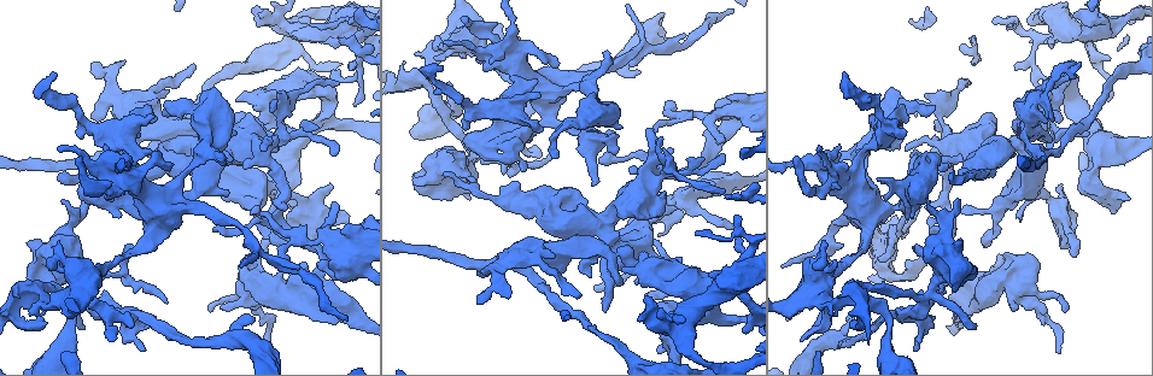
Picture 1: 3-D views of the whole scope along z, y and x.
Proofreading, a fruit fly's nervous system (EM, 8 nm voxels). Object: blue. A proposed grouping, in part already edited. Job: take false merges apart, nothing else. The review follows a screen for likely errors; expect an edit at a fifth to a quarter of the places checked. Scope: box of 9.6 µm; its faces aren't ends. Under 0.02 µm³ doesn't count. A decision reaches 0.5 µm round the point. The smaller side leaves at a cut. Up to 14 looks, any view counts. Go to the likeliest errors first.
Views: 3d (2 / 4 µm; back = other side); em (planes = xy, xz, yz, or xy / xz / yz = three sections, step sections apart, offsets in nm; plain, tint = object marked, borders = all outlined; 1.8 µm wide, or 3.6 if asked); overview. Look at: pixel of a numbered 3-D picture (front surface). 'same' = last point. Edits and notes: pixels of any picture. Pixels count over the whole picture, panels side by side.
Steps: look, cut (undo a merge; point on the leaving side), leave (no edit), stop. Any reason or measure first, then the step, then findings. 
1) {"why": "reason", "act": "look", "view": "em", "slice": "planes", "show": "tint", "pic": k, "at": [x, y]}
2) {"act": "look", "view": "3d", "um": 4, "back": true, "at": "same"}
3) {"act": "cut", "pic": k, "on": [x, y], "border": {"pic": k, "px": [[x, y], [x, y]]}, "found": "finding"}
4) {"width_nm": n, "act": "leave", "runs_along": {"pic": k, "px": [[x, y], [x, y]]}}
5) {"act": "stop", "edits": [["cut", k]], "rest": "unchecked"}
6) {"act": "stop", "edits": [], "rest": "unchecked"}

{"why": "sharp bend", "act": "look", "view": "3d", "um": 4, "back": true, "pic": 1, "at": [343, 30]}

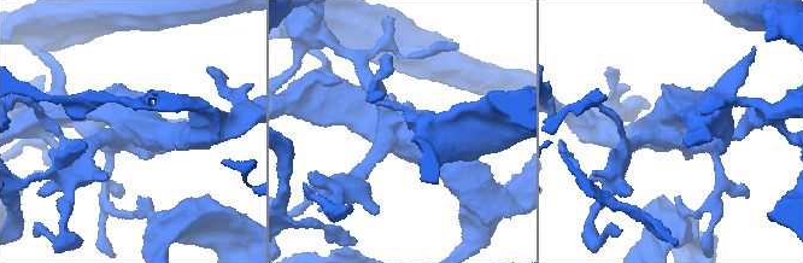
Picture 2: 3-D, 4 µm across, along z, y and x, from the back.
{"why": "shape alone is not enough", "act": "look", "view": "em", "slice": "xz", "step": 8, "show": "tint", "pic": 2, "at": [670, 125]}

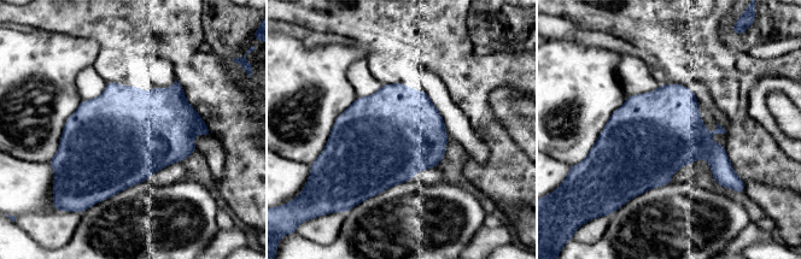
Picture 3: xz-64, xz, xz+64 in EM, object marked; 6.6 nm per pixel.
{"why": "another direction", "act": "look", "view": "em", "slice": "planes", "show": "borders", "at": "same"}

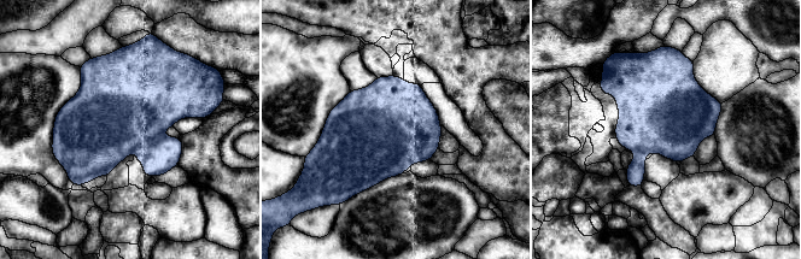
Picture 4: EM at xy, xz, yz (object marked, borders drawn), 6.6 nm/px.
{"act": "cut", "pic": 4, "on": [158, 158], "border": {"pic": 4, "px": [[162, 135], [135, 149]]}, "found": "a second neuron is stuck on"}

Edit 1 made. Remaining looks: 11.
{"act": "look", "view": "overview"}

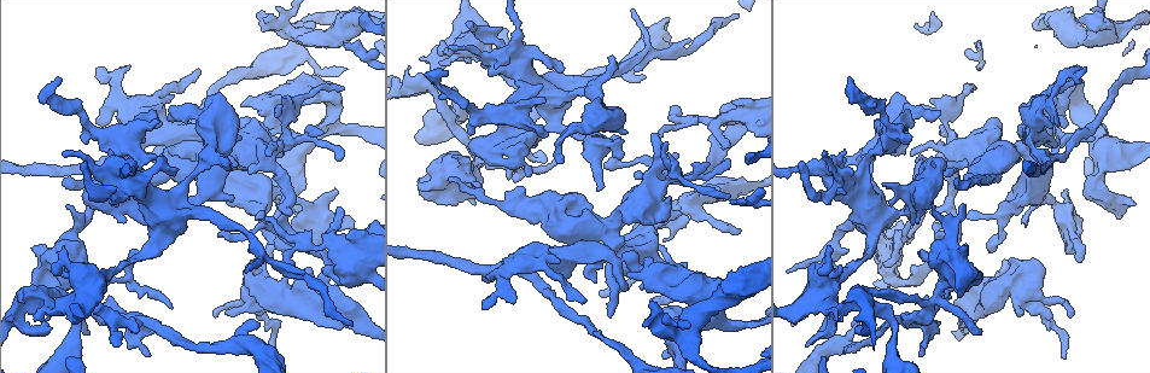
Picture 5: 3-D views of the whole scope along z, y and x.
{"why": "a narrow waist", "act": "look", "view": "3d", "um": 4, "pic": 5, "at": [617, 243]}

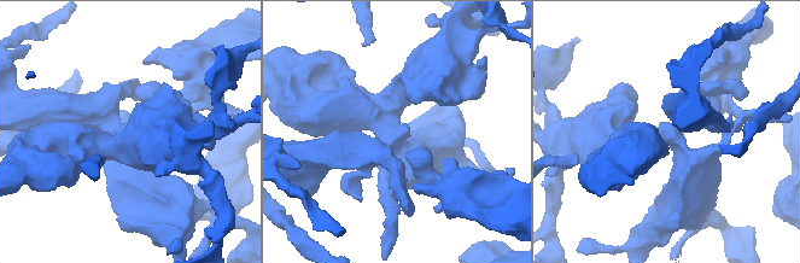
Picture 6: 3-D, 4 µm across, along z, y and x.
{"why": "shape alone is not enough", "act": "look", "view": "em", "um": 3.6, "slice": "yz", "step": 8, "show": "tint", "pic": 6, "at": [391, 137]}

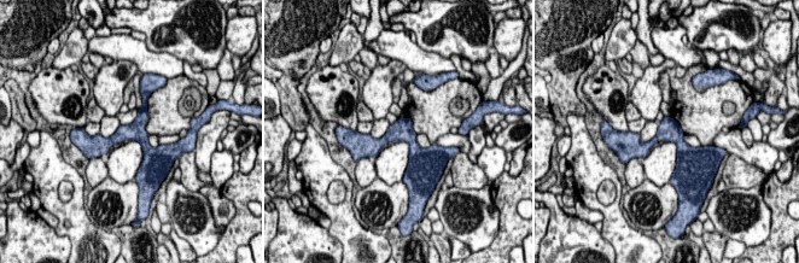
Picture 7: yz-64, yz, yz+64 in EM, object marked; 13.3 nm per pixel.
{"why": "cut it another way", "act": "look", "view": "em", "um": 3.6, "slice": "planes", "show": "borders", "at": "same"}

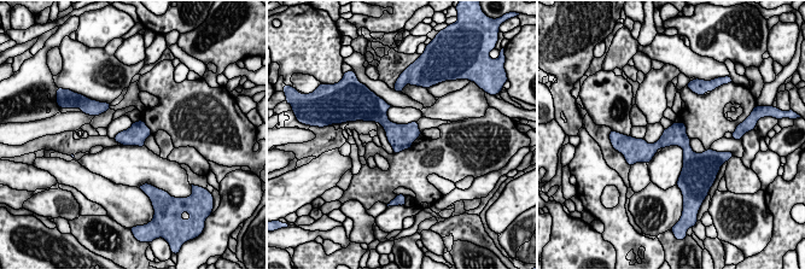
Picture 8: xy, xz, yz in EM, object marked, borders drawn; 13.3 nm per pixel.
{"width_nm": 280, "act": "leave", "runs_along": {"pic": 8, "px": [[639, 142], [680, 141], [699, 157]]}, "found": "one neuron here"}

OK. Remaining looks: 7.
{"act": "look", "view": "3d", "um": 4, "back": true, "pic": 5, "at": [828, 296]}

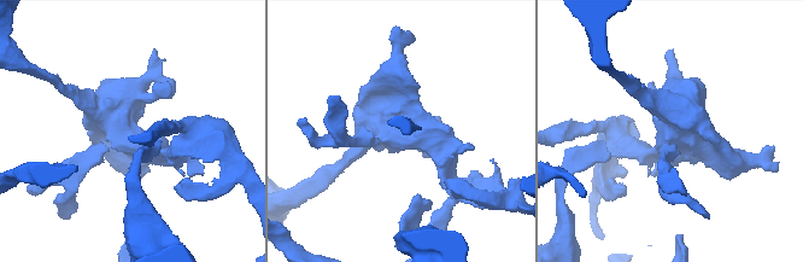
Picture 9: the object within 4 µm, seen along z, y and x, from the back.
{"act": "look", "view": "em", "um": 3.6, "slice": "xy", "step": 8, "show": "tint", "pic": 9, "at": [397, 131]}

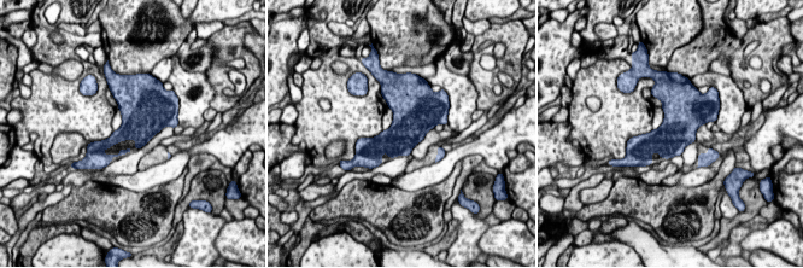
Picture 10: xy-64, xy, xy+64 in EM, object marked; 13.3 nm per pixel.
{"act": "look", "view": "em", "um": 3.6, "slice": "planes", "show": "borders", "at": "same"}

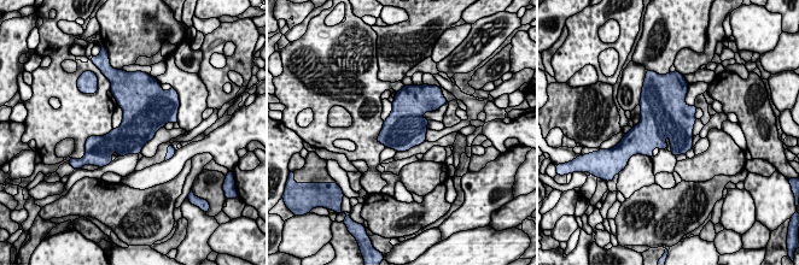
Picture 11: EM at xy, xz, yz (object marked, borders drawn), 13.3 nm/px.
{"width_nm": 480, "act": "leave", "found": "all the same neuron"}

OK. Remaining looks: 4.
{"why": "calibre changes", "act": "look", "view": "3d", "um": 4, "pic": 5, "at": [930, 305]}

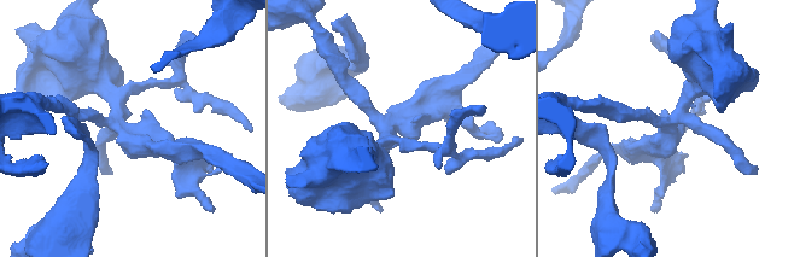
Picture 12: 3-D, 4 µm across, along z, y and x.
{"act": "look", "view": "em", "um": 3.6, "slice": "planes", "show": "plain", "pic": 12, "at": [113, 123]}

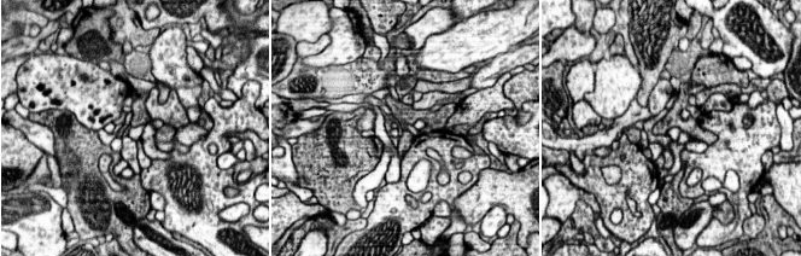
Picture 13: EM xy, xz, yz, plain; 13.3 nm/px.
{"act": "look", "view": "em", "um": 3.6, "slice": "planes", "show": "tint", "at": "same"}

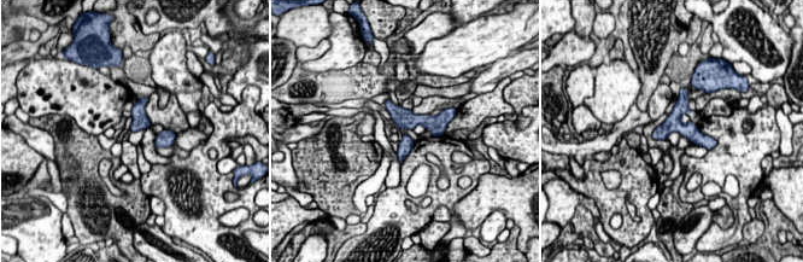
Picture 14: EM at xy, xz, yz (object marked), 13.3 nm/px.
{"width_nm": 220, "act": "leave", "runs_along": {"pic": 14, "px": [[388, 104], [440, 130]]}, "found": "continuous, no second neuron"}

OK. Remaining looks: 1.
{"why": "sudden change in width", "act": "look", "view": "em", "slice": "xy", "step": 4, "show": "tint", "pic": 5, "at": [503, 275]}

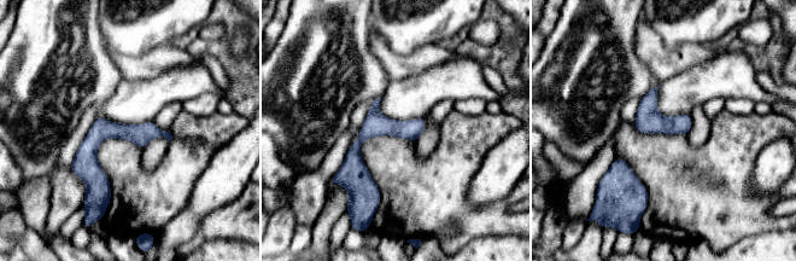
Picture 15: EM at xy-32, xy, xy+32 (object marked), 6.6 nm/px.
{"act": "leave", "runs_along": {"pic": 15, "px": [[375, 104], [355, 148], [370, 197]]}, "found": "one neuron here"}

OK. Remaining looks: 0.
{"act": "stop", "edits": [["cut", 4]], "rest": "unchecked"}

